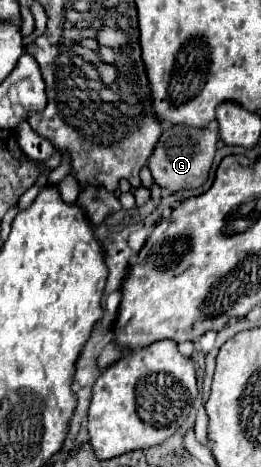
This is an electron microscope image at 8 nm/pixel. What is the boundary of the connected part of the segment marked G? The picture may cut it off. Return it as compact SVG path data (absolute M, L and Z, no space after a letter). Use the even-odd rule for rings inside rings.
M167 126L165 132L159 138L159 144L149 158L149 170L155 178L155 182L169 190L171 194L179 190L199 188L207 182L211 162L215 158L215 142L217 142L217 128L187 128L187 126Z

